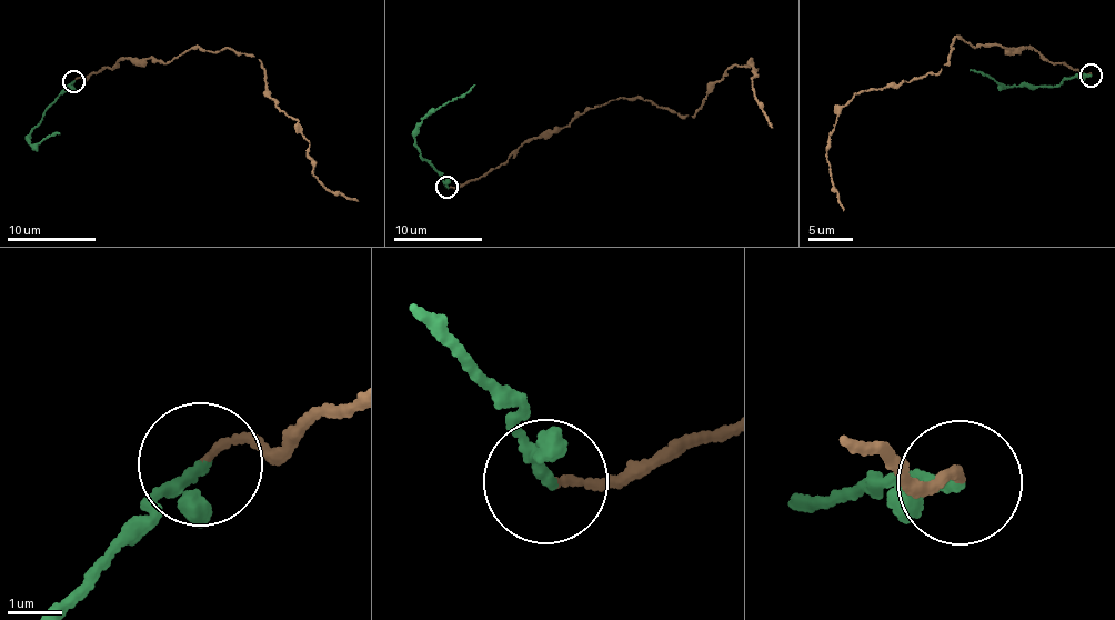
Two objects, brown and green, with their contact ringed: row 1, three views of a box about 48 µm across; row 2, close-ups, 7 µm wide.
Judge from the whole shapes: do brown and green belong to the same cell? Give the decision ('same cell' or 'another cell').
another cell

